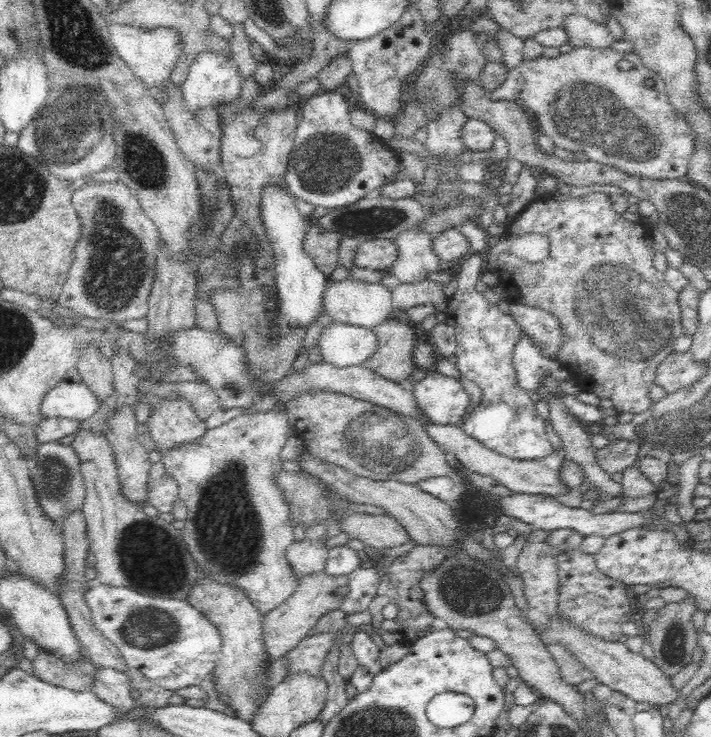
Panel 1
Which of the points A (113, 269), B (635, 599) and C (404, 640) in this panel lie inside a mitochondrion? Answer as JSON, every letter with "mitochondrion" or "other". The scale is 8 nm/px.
{"A":"mitochondrion","B":"other","C":"other"}

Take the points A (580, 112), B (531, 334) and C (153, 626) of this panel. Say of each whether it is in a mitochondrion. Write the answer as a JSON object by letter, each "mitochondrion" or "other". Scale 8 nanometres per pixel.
{"A":"mitochondrion","B":"other","C":"mitochondrion"}

